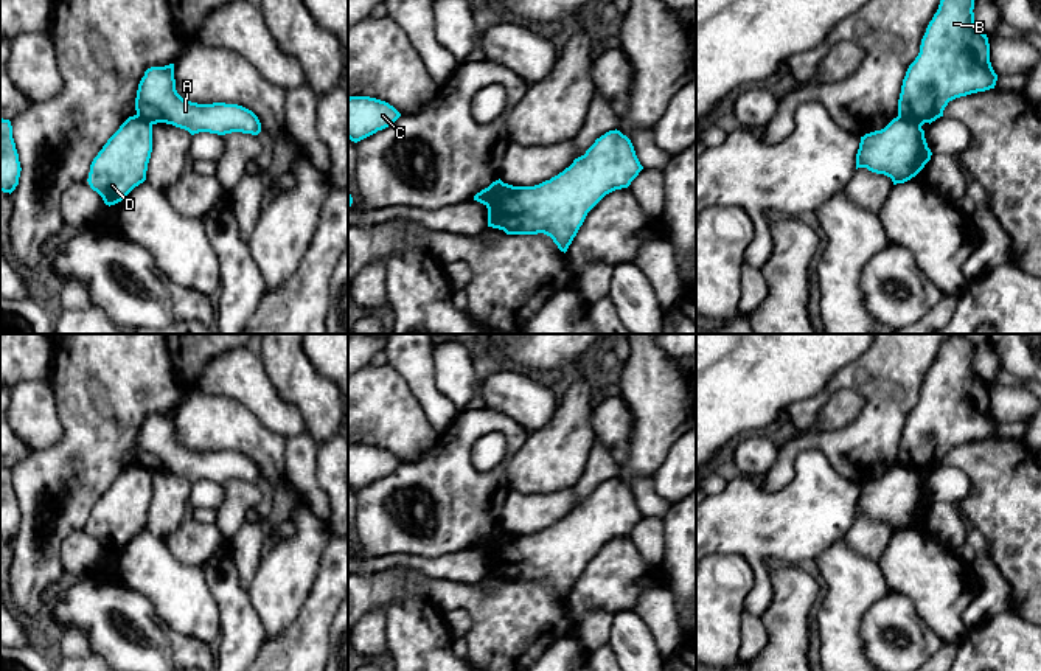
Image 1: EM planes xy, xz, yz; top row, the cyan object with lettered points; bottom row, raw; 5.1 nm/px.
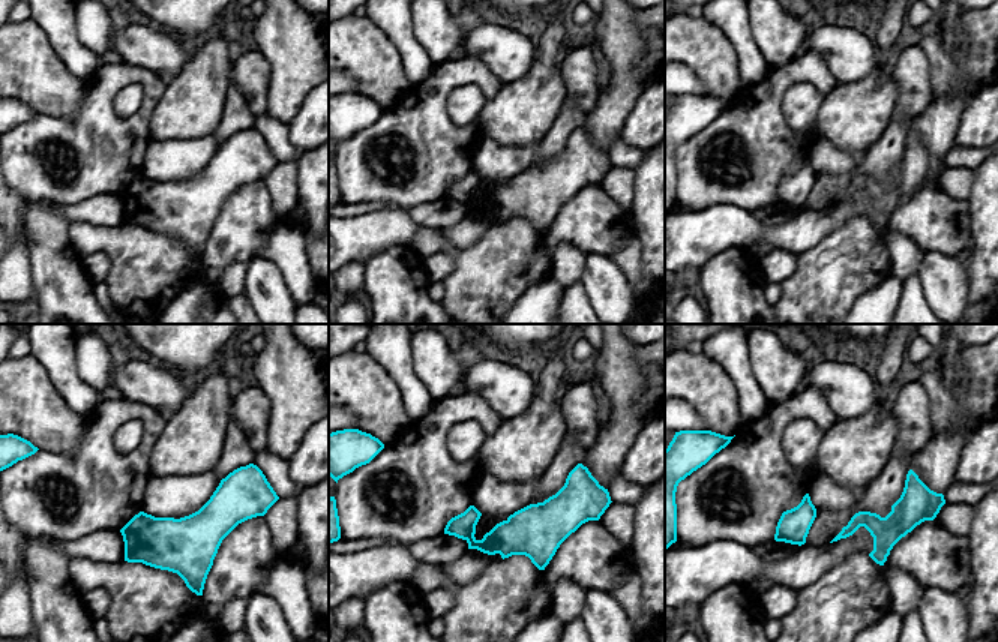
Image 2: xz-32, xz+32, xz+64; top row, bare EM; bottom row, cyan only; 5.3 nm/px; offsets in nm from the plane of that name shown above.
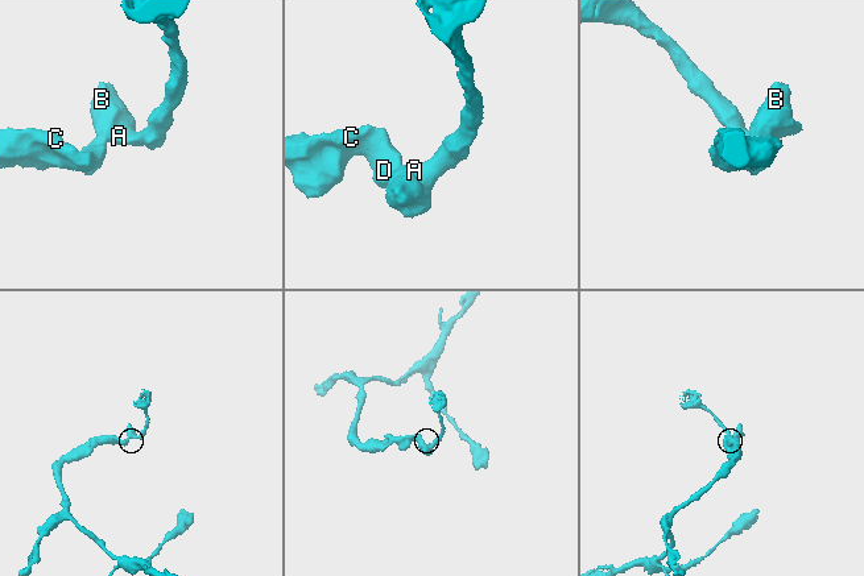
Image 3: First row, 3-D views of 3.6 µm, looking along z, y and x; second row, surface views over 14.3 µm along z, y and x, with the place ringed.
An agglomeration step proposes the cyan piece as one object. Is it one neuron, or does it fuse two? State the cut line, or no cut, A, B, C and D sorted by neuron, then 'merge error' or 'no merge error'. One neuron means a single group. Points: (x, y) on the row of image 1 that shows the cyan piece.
cut in xz along (504, 184), (493, 193), (487, 205); A B / C D; merge error

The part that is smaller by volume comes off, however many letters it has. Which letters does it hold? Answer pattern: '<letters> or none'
A, B

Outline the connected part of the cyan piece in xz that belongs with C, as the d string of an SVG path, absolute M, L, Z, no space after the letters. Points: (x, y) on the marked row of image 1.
M370 96L348 98L348 138L354 143L392 126L401 113L385 101Z

